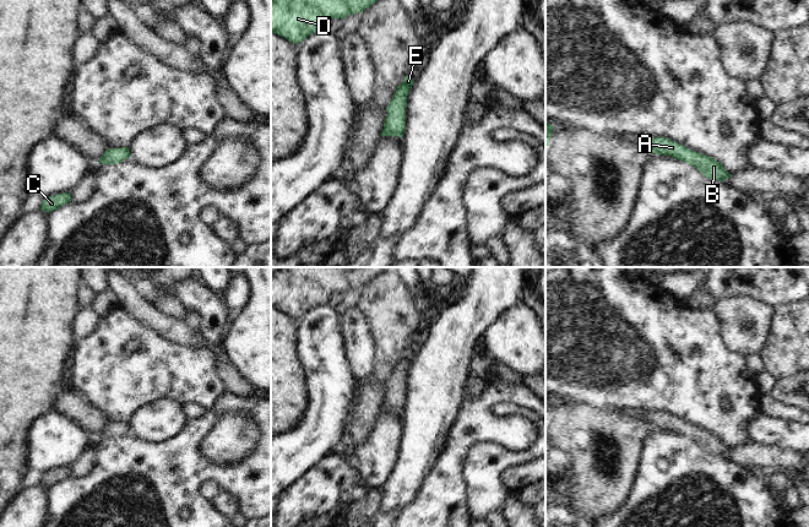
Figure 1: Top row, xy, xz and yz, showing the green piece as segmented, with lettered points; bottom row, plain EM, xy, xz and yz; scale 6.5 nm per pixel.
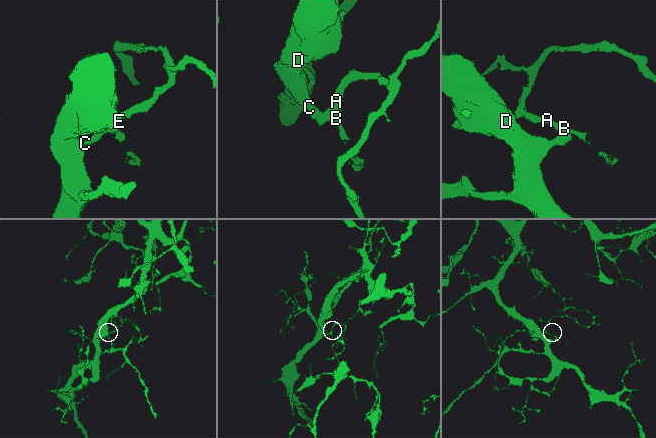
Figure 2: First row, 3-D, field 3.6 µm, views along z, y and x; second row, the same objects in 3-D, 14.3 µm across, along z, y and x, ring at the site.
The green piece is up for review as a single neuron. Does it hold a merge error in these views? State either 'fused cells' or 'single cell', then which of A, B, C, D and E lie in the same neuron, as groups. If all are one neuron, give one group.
single cell; groups A B C D E

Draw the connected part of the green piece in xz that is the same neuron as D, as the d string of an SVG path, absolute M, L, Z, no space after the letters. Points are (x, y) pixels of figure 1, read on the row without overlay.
M281 267L271 273L271 306L298 319L314 306L326 304L332 293L362 288L386 270L391 267Z

